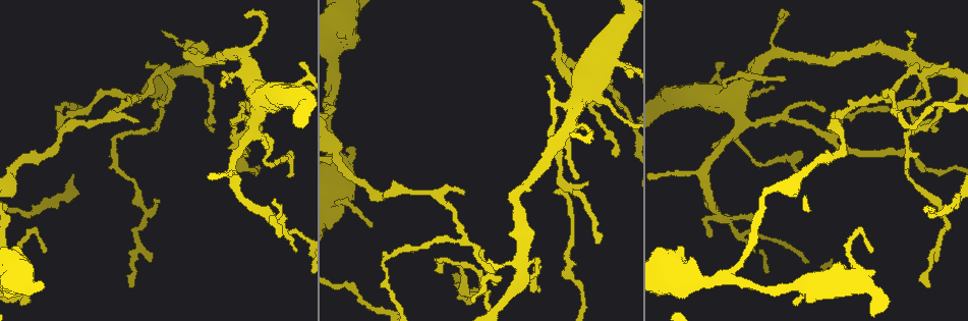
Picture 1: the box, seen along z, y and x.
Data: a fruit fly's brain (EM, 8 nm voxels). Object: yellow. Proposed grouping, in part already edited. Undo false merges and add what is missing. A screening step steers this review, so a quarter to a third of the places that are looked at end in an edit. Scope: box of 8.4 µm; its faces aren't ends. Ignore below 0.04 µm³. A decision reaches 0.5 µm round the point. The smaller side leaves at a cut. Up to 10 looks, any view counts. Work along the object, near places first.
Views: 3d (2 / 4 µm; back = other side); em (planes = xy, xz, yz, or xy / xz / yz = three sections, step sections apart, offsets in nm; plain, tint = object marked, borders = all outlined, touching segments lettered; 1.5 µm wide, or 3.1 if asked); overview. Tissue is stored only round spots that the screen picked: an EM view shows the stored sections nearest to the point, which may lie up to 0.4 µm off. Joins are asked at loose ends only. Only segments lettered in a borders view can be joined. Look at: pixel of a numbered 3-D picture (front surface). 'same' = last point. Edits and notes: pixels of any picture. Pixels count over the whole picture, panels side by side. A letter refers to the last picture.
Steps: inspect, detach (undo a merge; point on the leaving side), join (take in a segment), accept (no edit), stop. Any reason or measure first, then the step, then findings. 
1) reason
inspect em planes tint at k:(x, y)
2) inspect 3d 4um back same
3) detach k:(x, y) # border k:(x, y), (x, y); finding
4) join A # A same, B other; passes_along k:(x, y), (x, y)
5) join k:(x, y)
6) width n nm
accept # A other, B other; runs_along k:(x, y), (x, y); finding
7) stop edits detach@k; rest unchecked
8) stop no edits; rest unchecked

abrupt turn
inspect em yz step 4 borders at 1:(464, 240)

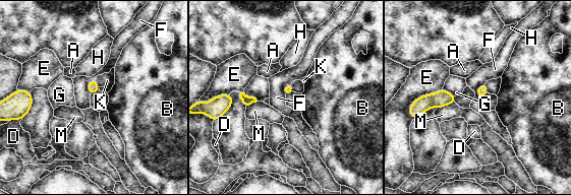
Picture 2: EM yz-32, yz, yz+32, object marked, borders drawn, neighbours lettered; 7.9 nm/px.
inspect em planes borders same

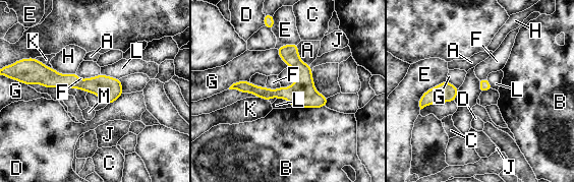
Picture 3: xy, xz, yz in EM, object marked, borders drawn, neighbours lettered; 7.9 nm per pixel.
longest_contact E 320 nm
accept # A other, B other, C other, D other, E other, F other, G other, H other, J other, K other, L other, M other; border 3:(123, 94), (107, 105); one neuron here

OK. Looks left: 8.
branch point
inspect em planes plain at 1:(562, 185)

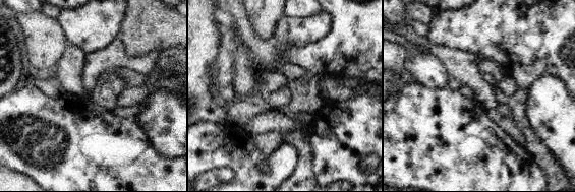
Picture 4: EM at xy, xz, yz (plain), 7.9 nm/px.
inspect em planes borders same

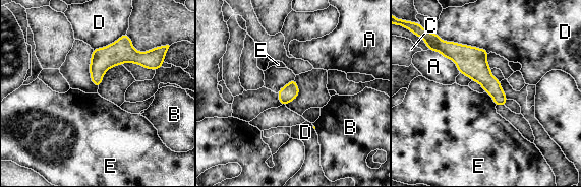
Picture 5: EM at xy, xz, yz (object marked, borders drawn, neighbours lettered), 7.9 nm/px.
accept # A other, B other, C other, D other, E other; all the same neuron

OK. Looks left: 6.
branch stops here
inspect em xy step 8 tint at 1:(150, 259)

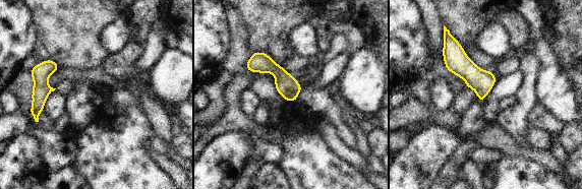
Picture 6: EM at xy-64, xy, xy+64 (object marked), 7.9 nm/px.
another direction
inspect em yz step 8 borders same

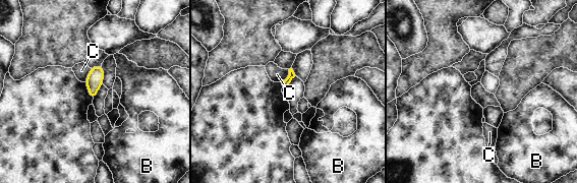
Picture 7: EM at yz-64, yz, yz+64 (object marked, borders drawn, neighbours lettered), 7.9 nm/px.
accept # B other, C other; border 7:(91, 68), (84, 81); none of them fits

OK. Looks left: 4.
four or more arms meet
inspect em planes plain at 1:(596, 94)

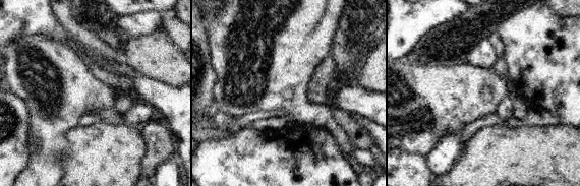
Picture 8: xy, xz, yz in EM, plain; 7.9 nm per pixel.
what lies round it
inspect em planes borders same

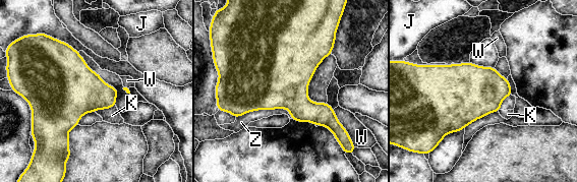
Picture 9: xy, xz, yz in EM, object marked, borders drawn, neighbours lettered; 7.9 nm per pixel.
longest_contact Z 440 nm
accept # J other, K other, W other, Z other; border 9:(291, 116), (271, 109), (236, 118); continuous, no second neuron

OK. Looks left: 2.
stop no edits; rest unchecked

